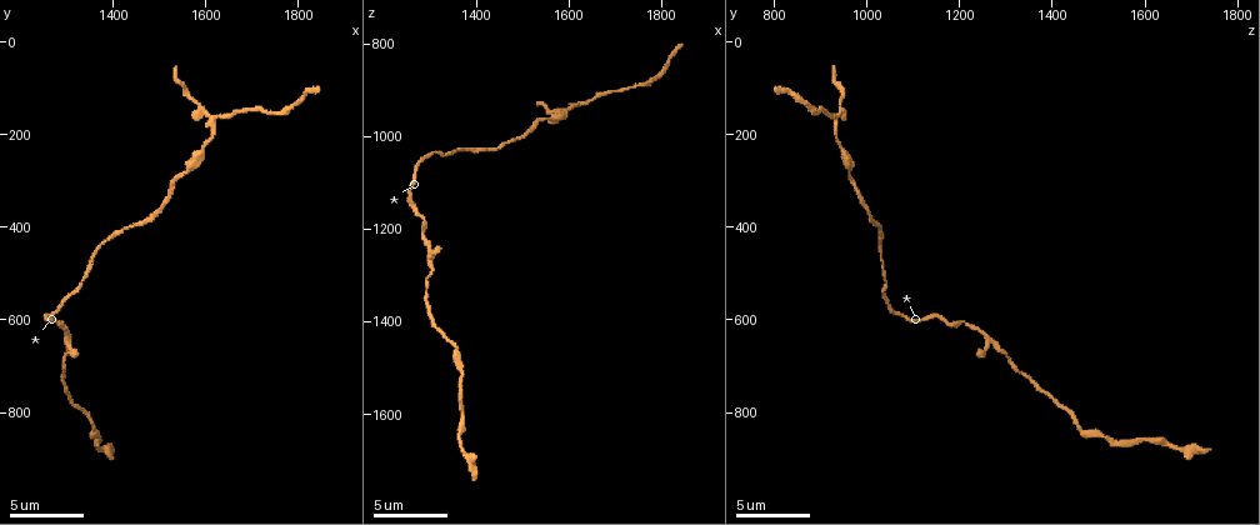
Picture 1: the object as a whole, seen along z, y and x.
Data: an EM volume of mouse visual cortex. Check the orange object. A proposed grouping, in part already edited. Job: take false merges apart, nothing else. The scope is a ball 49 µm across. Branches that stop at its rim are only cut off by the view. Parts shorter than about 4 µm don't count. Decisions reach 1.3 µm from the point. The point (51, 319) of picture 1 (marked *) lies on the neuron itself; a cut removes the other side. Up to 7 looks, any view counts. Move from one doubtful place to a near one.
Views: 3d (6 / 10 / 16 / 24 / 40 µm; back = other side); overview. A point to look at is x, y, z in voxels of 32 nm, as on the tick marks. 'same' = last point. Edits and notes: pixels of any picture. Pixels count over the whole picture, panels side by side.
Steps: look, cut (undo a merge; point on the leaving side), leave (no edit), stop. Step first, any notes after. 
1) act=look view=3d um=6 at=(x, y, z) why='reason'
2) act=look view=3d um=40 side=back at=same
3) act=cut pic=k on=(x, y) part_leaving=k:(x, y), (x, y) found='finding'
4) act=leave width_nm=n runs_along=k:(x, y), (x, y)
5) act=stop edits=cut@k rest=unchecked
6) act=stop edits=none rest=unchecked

act=look view=3d um=10 at=(1300, 675, 1295) why='calibre changes'

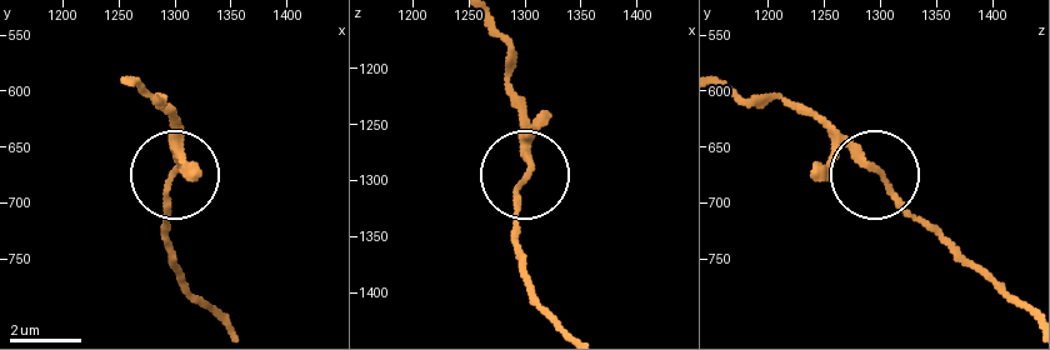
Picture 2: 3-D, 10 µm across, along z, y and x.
act=look view=3d um=6 at=(1302, 668, 1296)

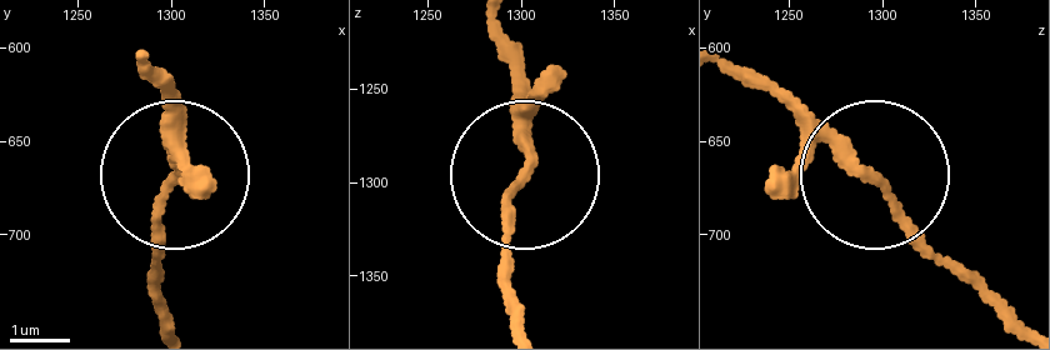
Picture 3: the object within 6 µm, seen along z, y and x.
act=leave found='one neuron here'

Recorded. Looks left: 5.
act=look view=3d um=10 at=(1370, 850, 1520) why='a narrow waist'

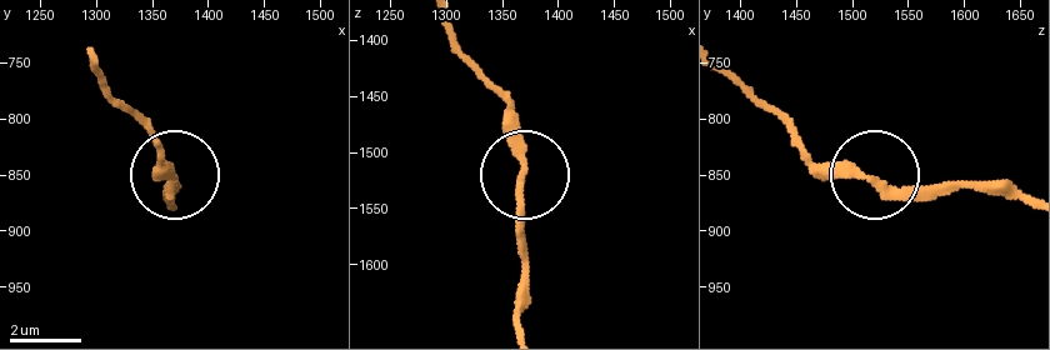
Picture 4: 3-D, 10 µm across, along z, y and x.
act=leave found='continuous, no second neuron'

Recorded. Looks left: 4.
act=look view=3d um=10 at=(1540, 295, 960) why='thick turns thin'

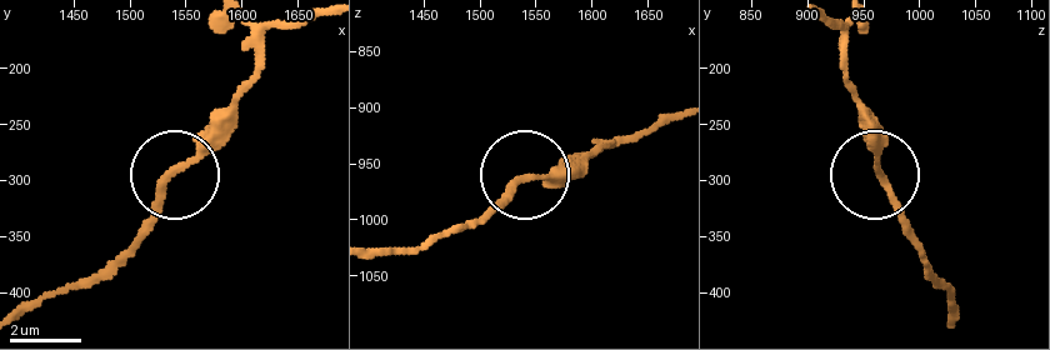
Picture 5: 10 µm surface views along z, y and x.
act=look view=3d um=10 side=back at=(1546, 288, 962) why='other side'

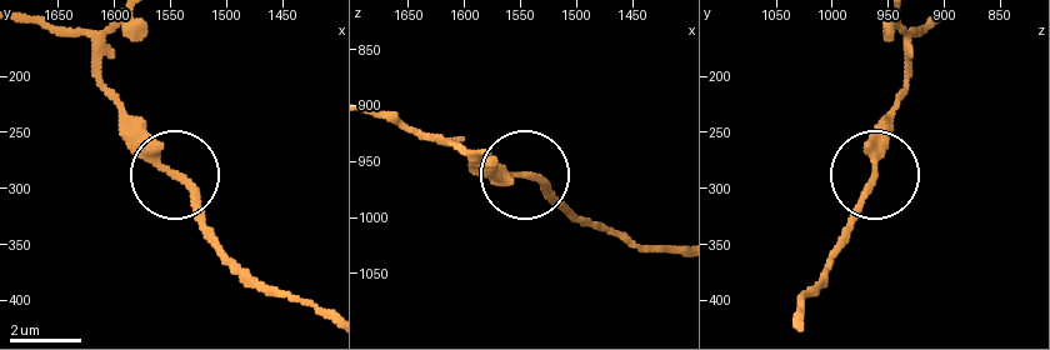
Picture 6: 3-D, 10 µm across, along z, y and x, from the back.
act=leave runs_along=6:(326, 319), (273, 295), (229, 253), (193, 190), (115, 104) found='one neuron here'

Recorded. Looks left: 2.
act=look view=3d um=10 at=(1615, 155, 940) why='four arms meet'

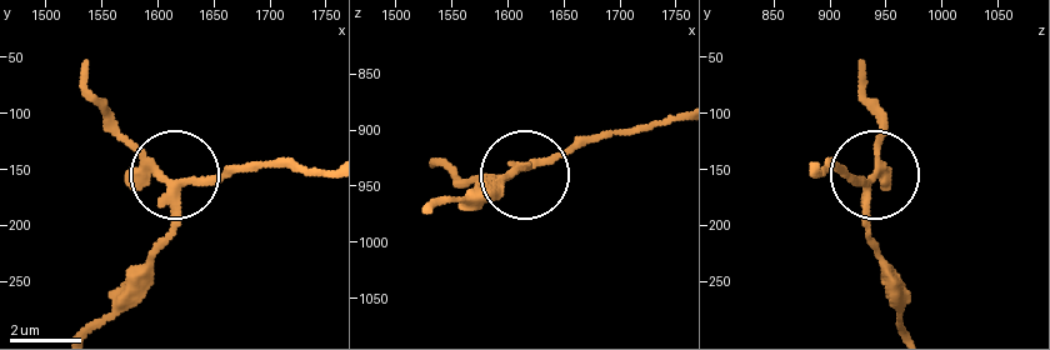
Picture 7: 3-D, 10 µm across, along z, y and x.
act=cut pic=7 on=(220, 180) part_leaving=7:(171, 186), (240, 169), (321, 169) found='a second neuron is stuck on'

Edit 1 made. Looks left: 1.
act=stop edits=cut@7 rest=unchecked

